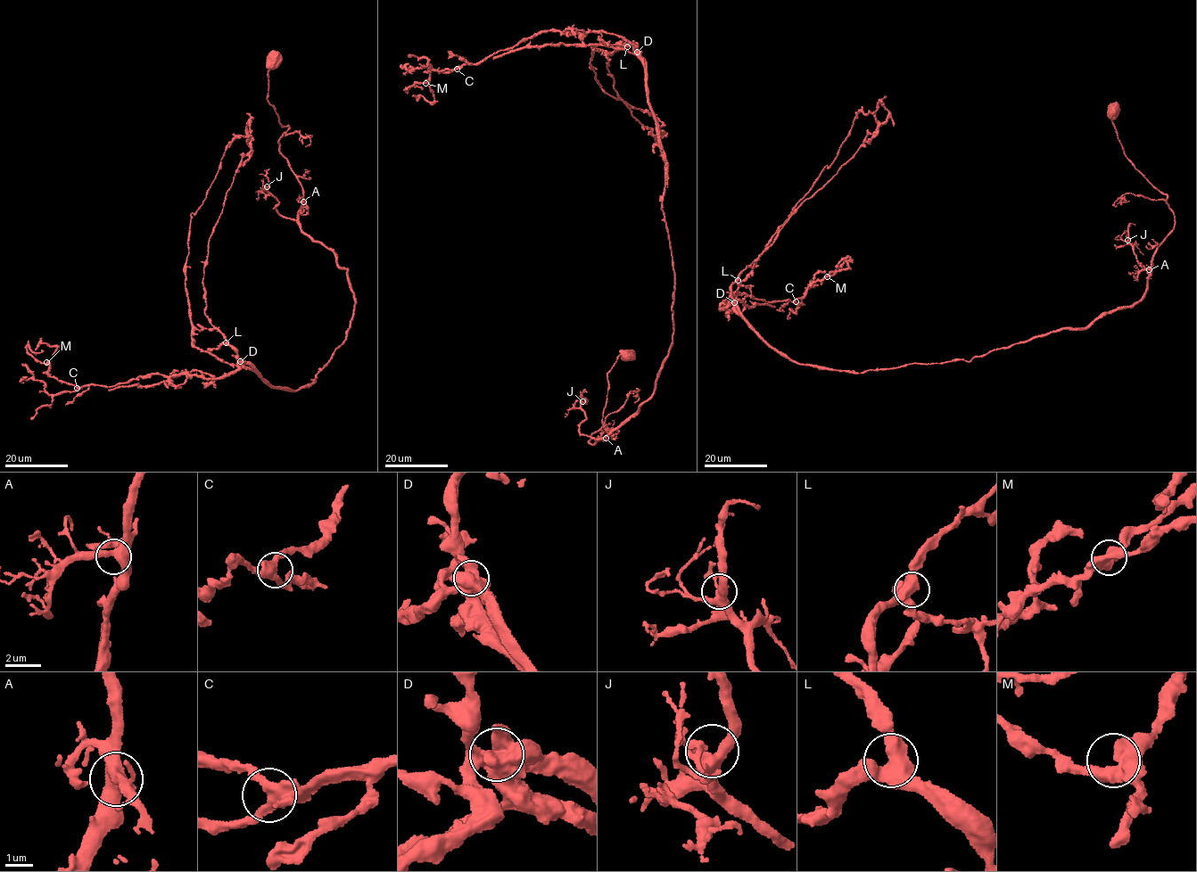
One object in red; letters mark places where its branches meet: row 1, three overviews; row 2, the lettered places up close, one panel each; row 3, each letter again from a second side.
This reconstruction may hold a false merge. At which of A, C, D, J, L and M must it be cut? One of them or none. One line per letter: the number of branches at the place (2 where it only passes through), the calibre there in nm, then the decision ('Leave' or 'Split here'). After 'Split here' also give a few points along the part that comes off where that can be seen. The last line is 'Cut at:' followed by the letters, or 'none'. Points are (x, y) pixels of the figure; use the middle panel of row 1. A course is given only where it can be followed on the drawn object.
A: Branches: 3. Thickness 440 nm. Leave
C: Branches: 4. Thickness 400 nm. Leave
D: Branches: 6. Thickness 750 nm. Split here. Course of the part to remove: (637, 52), (627, 46), (600, 43), (592, 47), (590, 62), (603, 91), (662, 123), (656, 140), (648, 135)
J: Branches: 4. Thickness 440 nm. Leave
L: Branches: 3. Thickness 500 nm. Leave
M: Branches: 3. Thickness 360 nm. Leave
Cut at: D

